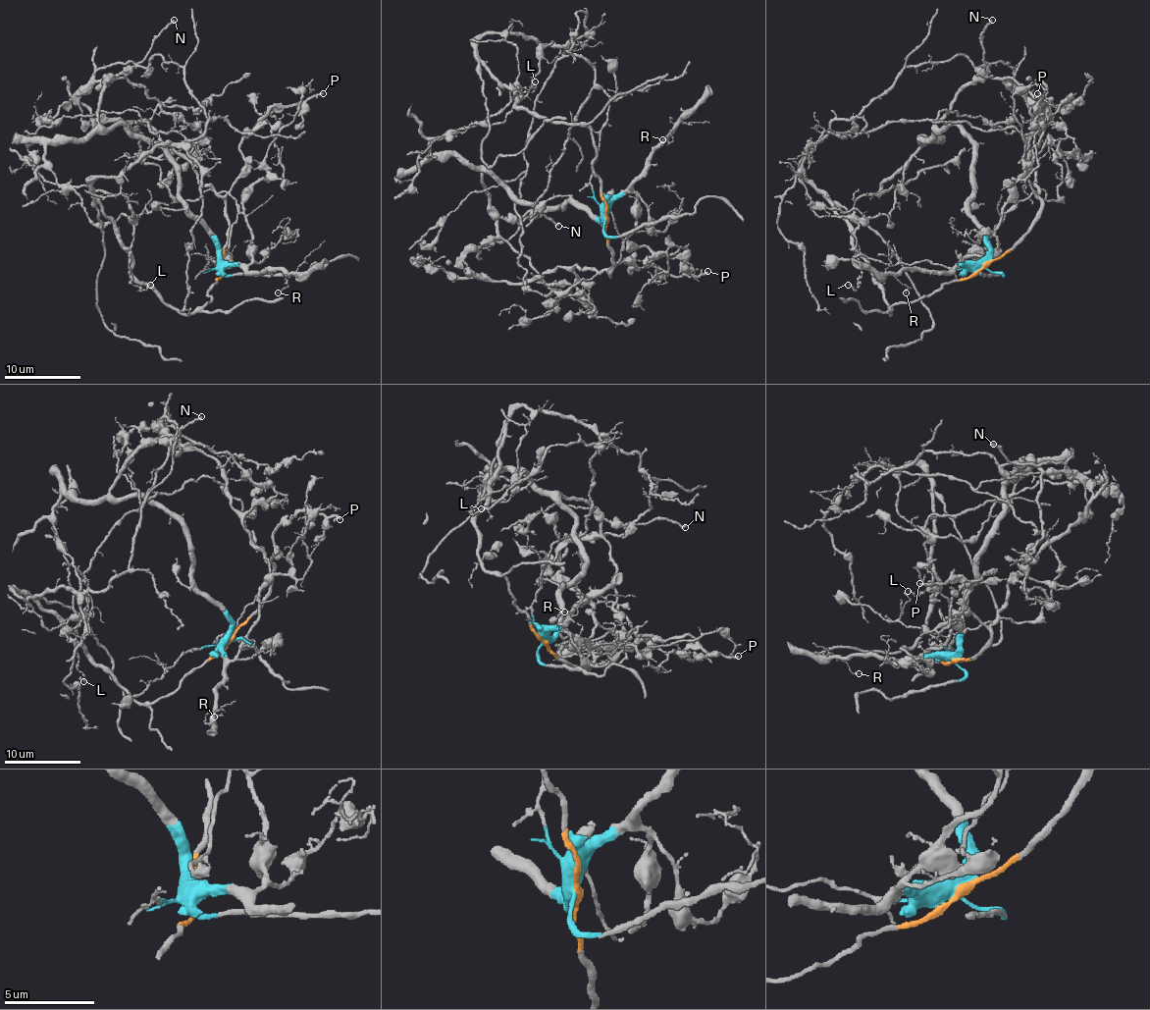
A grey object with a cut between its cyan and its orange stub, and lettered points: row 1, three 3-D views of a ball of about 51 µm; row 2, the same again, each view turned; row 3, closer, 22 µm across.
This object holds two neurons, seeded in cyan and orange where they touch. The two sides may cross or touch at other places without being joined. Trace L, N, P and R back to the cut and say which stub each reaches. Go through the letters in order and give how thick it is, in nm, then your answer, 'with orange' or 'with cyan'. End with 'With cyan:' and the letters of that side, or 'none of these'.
L: calibre 130 nm; with orange
N: calibre 200 nm; with cyan
P: calibre 150 nm; with orange
R: calibre 100 nm; with cyan
With cyan: N, R

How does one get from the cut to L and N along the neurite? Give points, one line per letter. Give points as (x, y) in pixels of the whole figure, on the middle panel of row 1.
L: (604, 217), (601, 179), (593, 171), (591, 130), (550, 124), (516, 104), (512, 94), (536, 81)
N: (604, 217), (572, 202), (522, 202), (482, 171), (501, 215), (545, 215), (558, 225)

